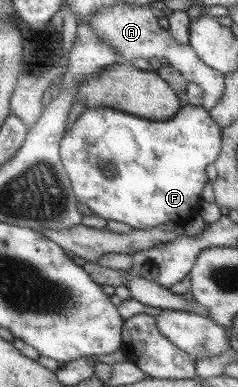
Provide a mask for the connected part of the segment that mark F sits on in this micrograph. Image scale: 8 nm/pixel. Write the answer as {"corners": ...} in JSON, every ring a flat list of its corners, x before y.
{"corners":[[189,104,181,106,177,109,173,117,163,121,151,121,135,115,129,115,129,113,122,112,121,110,99,106,85,108,75,119,73,126,64,132,62,138,59,140,59,155,63,169,69,178,73,195,75,195,79,203,83,203,94,215,98,215,106,221,113,220,121,222,132,227,132,229,149,229,163,223,183,223,191,220,191,218,198,214,201,189,203,189,205,182,208,181,205,176,205,167,209,163,213,163,219,155,221,132,222,128,210,118,208,110,203,109,201,106]]}

